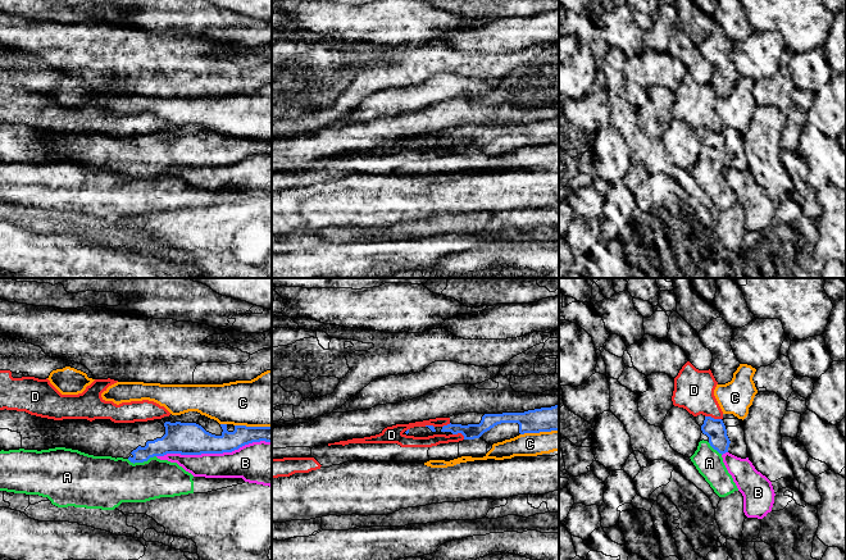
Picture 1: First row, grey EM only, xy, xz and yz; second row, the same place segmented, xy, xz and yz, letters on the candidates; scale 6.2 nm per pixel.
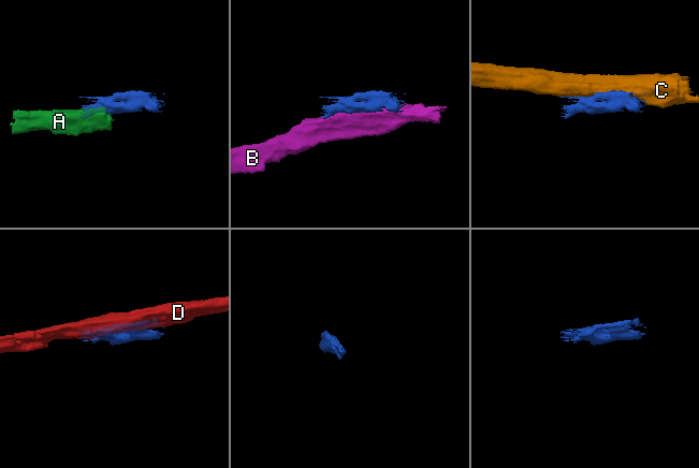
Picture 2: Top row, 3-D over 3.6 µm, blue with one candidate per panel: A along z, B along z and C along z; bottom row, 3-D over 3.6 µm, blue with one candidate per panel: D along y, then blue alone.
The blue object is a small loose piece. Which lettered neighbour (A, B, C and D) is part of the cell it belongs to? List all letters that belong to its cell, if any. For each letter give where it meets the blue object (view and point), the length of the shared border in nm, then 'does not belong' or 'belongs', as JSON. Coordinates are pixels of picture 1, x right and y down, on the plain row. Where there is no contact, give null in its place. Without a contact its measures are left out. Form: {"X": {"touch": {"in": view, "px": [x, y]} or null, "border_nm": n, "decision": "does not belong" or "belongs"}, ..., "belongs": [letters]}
{"A": {"touch": {"in": "xy", "px": [141, 174]}, "border_nm": 190, "decision": "does not belong"}, "B": {"touch": {"in": "xy", "px": [213, 165]}, "border_nm": 750, "decision": "does not belong"}, "C": {"touch": {"in": "xz", "px": [539, 145]}, "border_nm": 240, "decision": "does not belong"}, "D": {"touch": {"in": "yz", "px": [713, 131]}, "border_nm": 110, "decision": "does not belong"}, "belongs": []}

